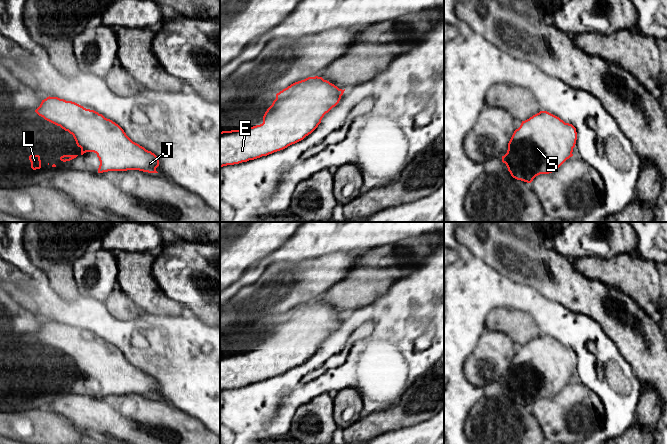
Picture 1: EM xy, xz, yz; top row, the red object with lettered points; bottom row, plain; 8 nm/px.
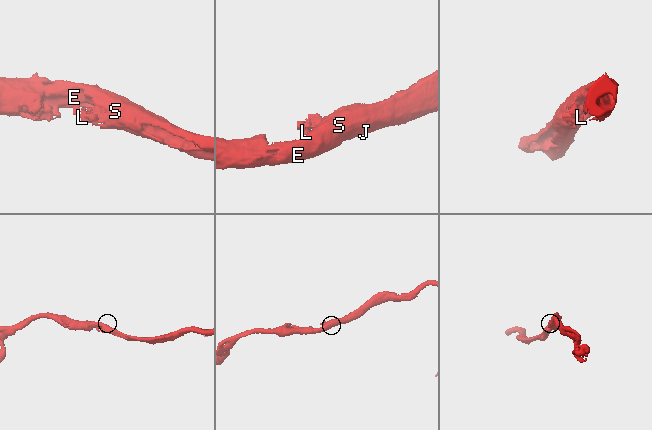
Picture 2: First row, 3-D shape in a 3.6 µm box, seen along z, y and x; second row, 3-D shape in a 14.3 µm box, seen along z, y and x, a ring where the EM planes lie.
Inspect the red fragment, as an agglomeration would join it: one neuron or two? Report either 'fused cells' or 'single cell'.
single cell

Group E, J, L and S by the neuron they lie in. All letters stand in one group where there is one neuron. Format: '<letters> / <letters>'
E J L S

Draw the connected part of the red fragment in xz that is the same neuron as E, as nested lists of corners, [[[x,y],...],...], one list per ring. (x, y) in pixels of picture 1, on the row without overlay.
[[[318,300],[308,301],[291,308],[276,318],[276,323],[263,340],[262,348],[239,354],[220,356],[220,391],[267,380],[303,364],[318,351],[324,339],[339,327],[344,315],[345,313],[339,313],[334,308]]]

